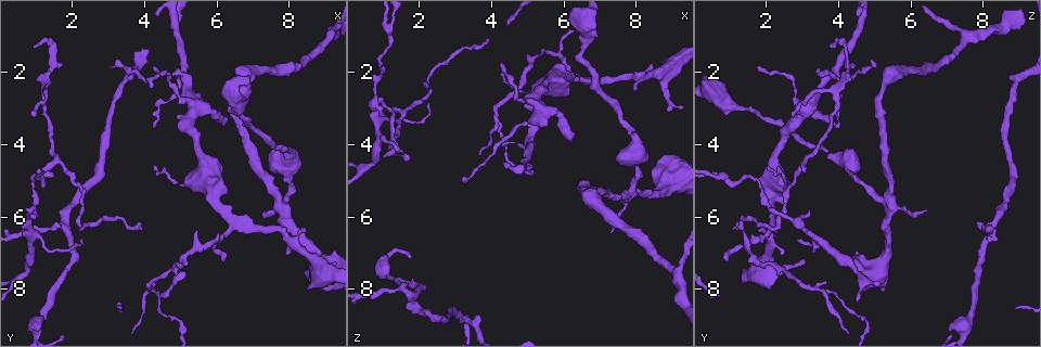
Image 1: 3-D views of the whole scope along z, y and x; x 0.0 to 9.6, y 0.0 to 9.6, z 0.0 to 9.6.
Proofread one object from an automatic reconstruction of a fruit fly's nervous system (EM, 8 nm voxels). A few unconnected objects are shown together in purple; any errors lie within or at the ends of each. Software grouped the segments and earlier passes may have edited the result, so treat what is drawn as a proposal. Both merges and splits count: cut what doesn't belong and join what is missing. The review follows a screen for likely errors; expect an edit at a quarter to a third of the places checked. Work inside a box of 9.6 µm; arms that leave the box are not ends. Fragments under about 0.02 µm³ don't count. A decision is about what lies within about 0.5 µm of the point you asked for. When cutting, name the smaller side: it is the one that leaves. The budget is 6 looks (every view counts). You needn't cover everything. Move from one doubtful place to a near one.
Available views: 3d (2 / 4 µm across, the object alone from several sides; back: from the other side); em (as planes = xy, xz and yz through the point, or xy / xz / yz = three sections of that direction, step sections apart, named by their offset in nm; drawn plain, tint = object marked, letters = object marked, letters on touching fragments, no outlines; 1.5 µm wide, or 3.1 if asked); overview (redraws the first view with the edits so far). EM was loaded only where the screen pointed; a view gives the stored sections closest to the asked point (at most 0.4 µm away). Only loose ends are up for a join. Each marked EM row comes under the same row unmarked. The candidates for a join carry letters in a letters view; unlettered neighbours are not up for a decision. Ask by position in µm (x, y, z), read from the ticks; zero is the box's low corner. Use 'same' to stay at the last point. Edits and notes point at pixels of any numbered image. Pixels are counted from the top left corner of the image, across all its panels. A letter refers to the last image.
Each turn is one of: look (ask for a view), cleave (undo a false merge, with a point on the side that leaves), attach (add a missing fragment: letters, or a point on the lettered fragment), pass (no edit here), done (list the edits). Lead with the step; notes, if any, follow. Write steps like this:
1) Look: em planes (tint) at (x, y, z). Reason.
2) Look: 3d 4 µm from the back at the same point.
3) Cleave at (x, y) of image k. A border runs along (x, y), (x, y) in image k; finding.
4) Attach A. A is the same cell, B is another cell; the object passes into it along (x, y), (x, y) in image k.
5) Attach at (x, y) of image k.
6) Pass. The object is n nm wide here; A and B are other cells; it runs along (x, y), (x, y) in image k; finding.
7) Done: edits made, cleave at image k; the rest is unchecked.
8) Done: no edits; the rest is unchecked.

Look: 3d 4 µm at (4.20, 3.45, 3.95). Branch stops here.

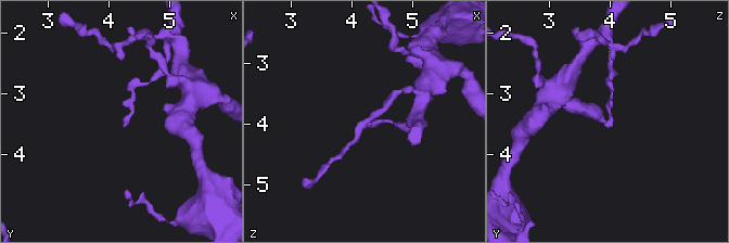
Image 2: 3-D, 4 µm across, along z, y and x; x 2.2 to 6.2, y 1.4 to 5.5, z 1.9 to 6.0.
Look: em yz step 8 (tint) at (4.25, 3.55, 3.90). Need the tissue.

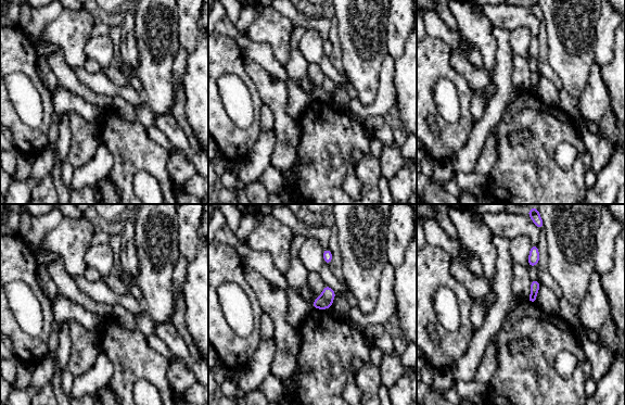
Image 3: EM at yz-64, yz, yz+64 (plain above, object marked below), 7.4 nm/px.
Look: em xz step 4 (letters) at the same point. Another direction.

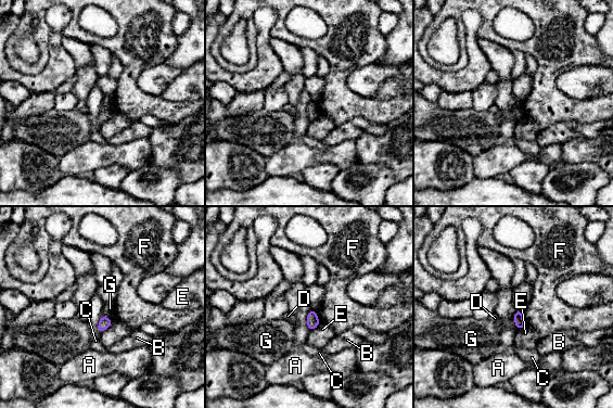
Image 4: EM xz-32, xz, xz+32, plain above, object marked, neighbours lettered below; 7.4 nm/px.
Pass. The object is 70 nm wide here; the longest contact is with E, 130 nm; A, B, C, D, E, F and G are other cells; none of them fits.

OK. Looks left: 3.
Look: em xz step 8 (letters) at (1.20, 4.80, 3.10). Thin end.

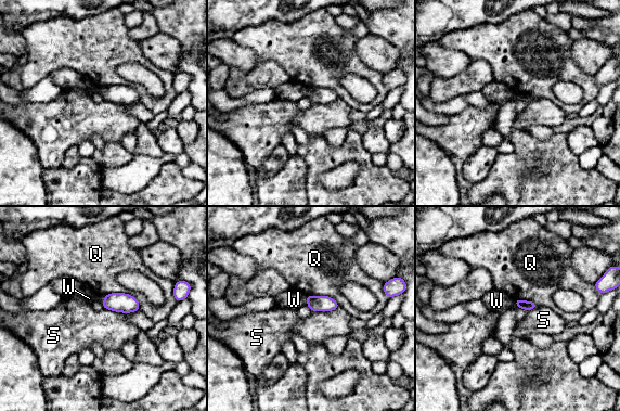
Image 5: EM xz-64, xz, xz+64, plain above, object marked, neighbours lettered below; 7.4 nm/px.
Look: em xy step 4 (letters) at the same point. Another direction.

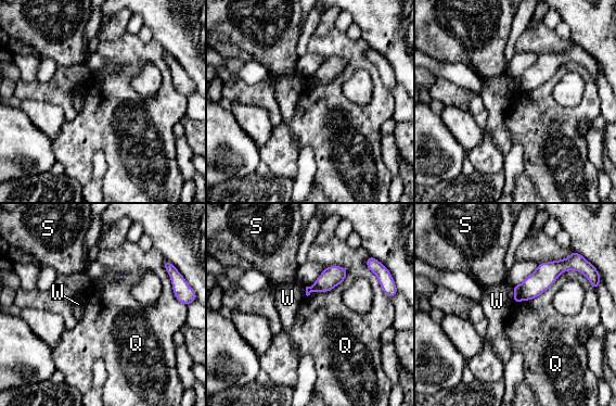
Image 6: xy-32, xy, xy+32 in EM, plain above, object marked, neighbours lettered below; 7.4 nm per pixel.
Pass. Q, S and W are other cells; no lettered fragment goes on from it.

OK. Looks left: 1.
Done: no edits; the rest is unchecked.

